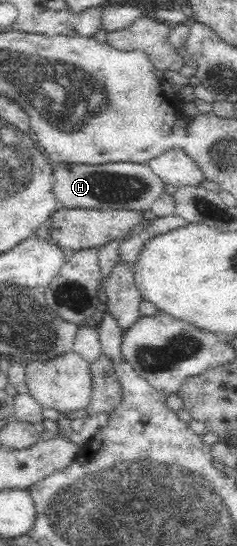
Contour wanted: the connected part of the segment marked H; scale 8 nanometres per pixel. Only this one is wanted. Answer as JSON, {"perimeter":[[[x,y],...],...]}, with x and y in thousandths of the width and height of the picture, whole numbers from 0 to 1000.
{"perimeter":[[[418,299],[414,302],[224,302],[224,352],[266,381],[325,385],[553,383],[633,386],[646,372],[696,355],[696,335],[624,299]]]}

